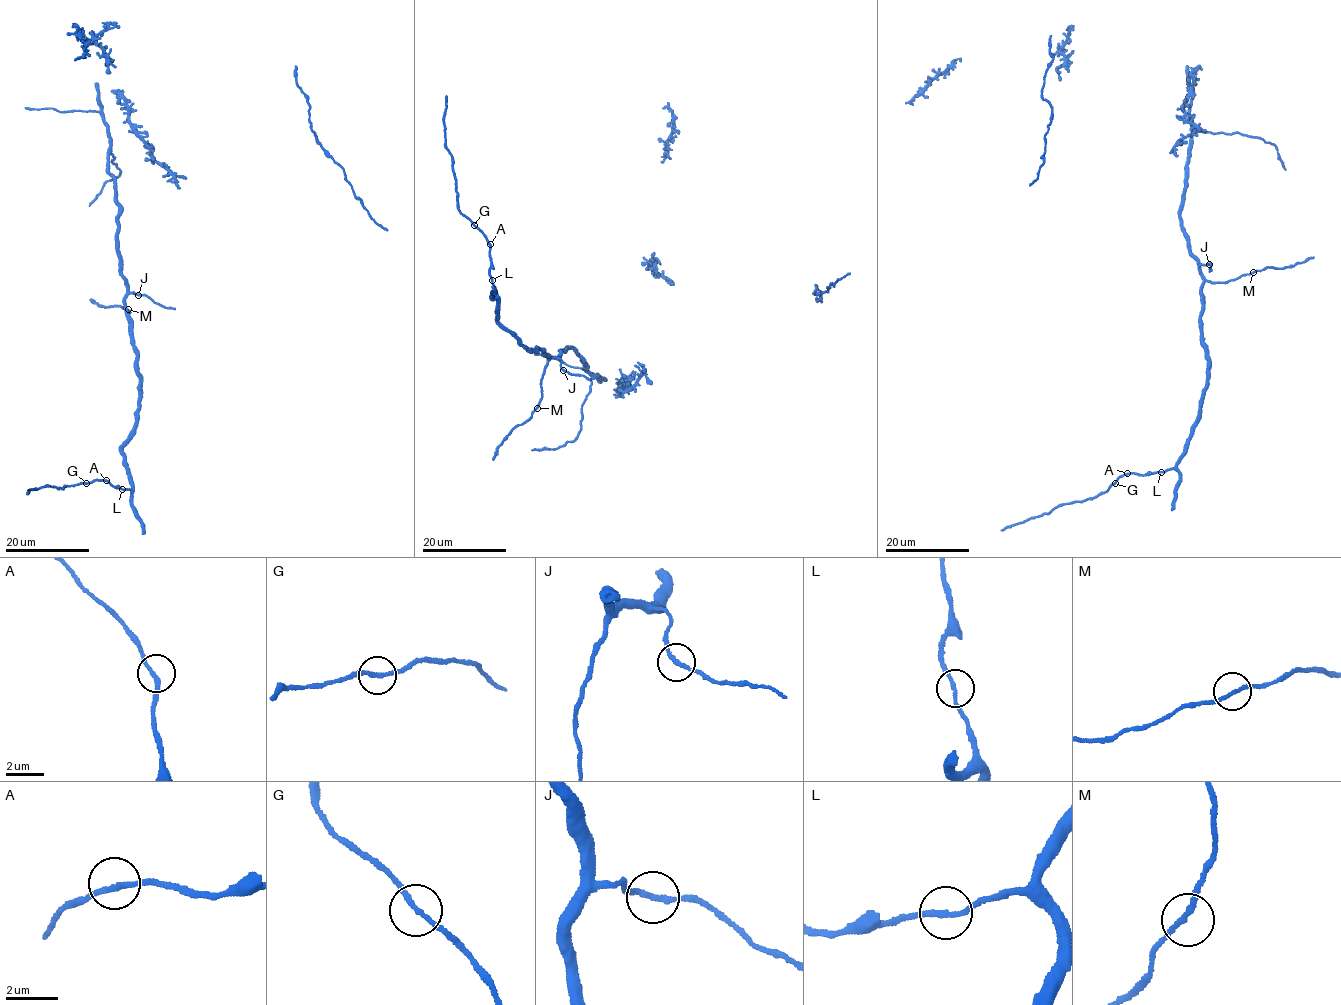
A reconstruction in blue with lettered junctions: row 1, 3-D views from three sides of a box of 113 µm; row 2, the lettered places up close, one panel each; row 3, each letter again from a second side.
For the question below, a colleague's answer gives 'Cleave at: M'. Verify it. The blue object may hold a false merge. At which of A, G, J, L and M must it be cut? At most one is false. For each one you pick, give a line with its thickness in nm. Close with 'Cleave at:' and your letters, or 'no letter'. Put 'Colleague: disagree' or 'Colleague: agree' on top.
Colleague: disagree
Cleave at: no letter

